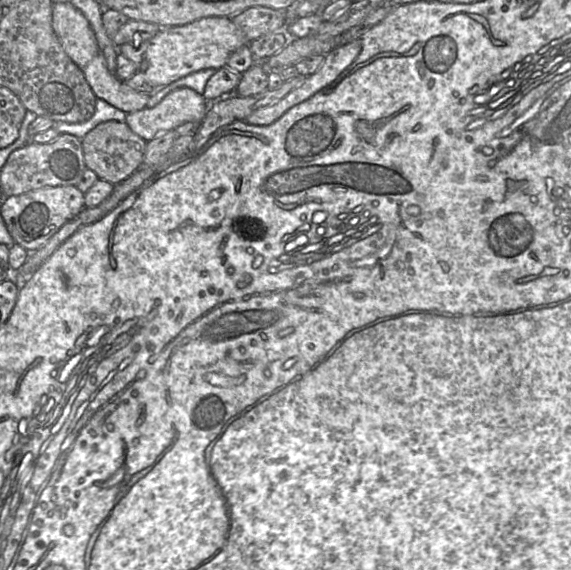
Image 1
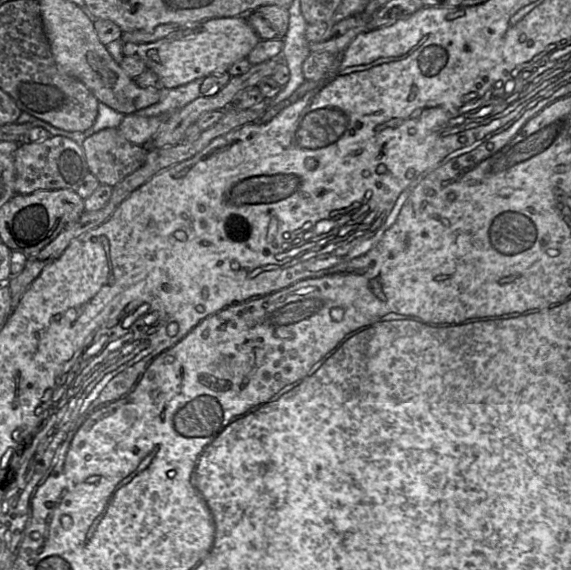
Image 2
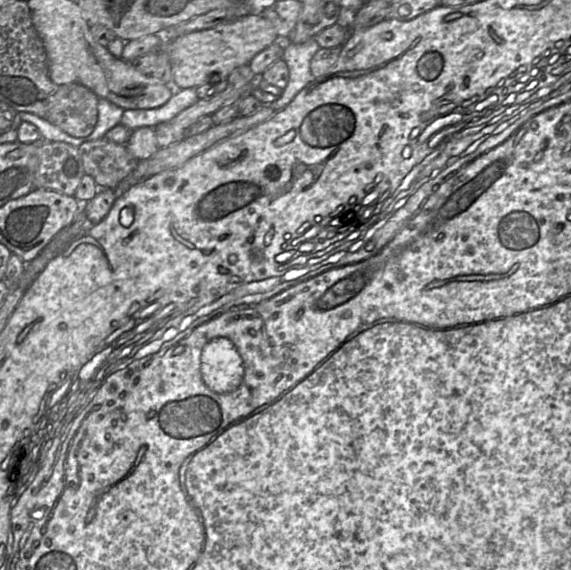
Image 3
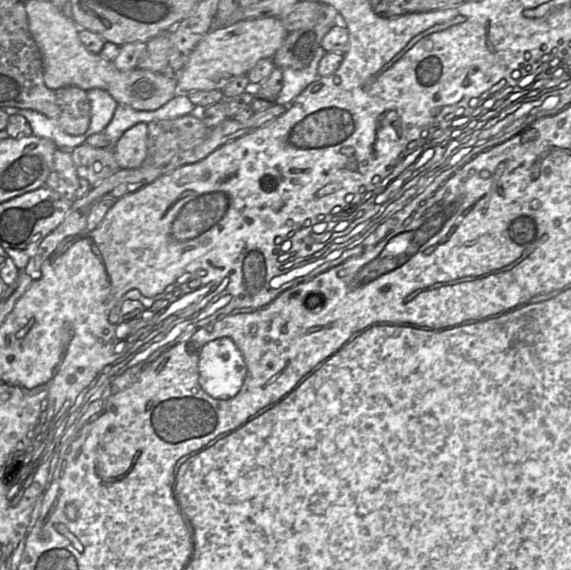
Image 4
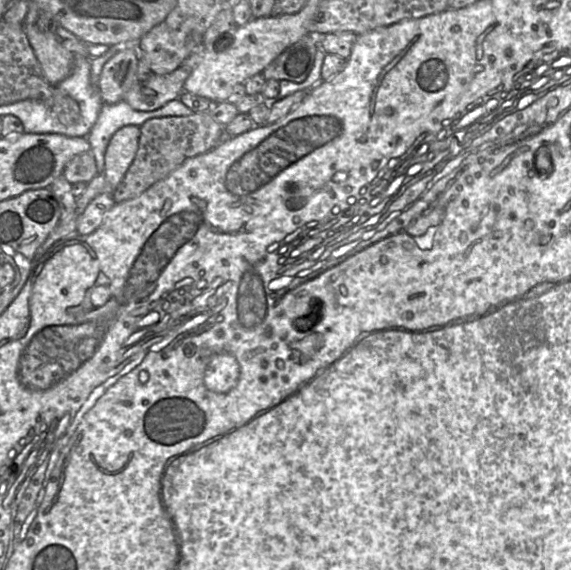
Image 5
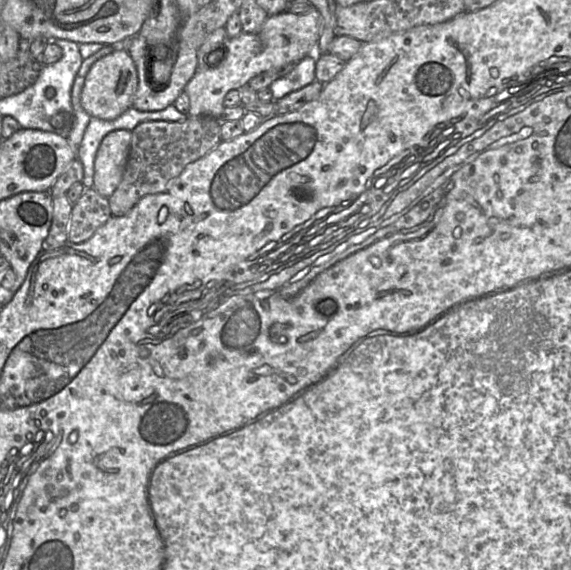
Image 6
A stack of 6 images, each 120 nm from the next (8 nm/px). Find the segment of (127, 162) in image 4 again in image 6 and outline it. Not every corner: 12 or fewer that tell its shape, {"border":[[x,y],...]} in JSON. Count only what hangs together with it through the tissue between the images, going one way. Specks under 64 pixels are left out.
{"border":[[131,131],[108,133],[94,162],[93,188],[109,198],[120,184]]}

